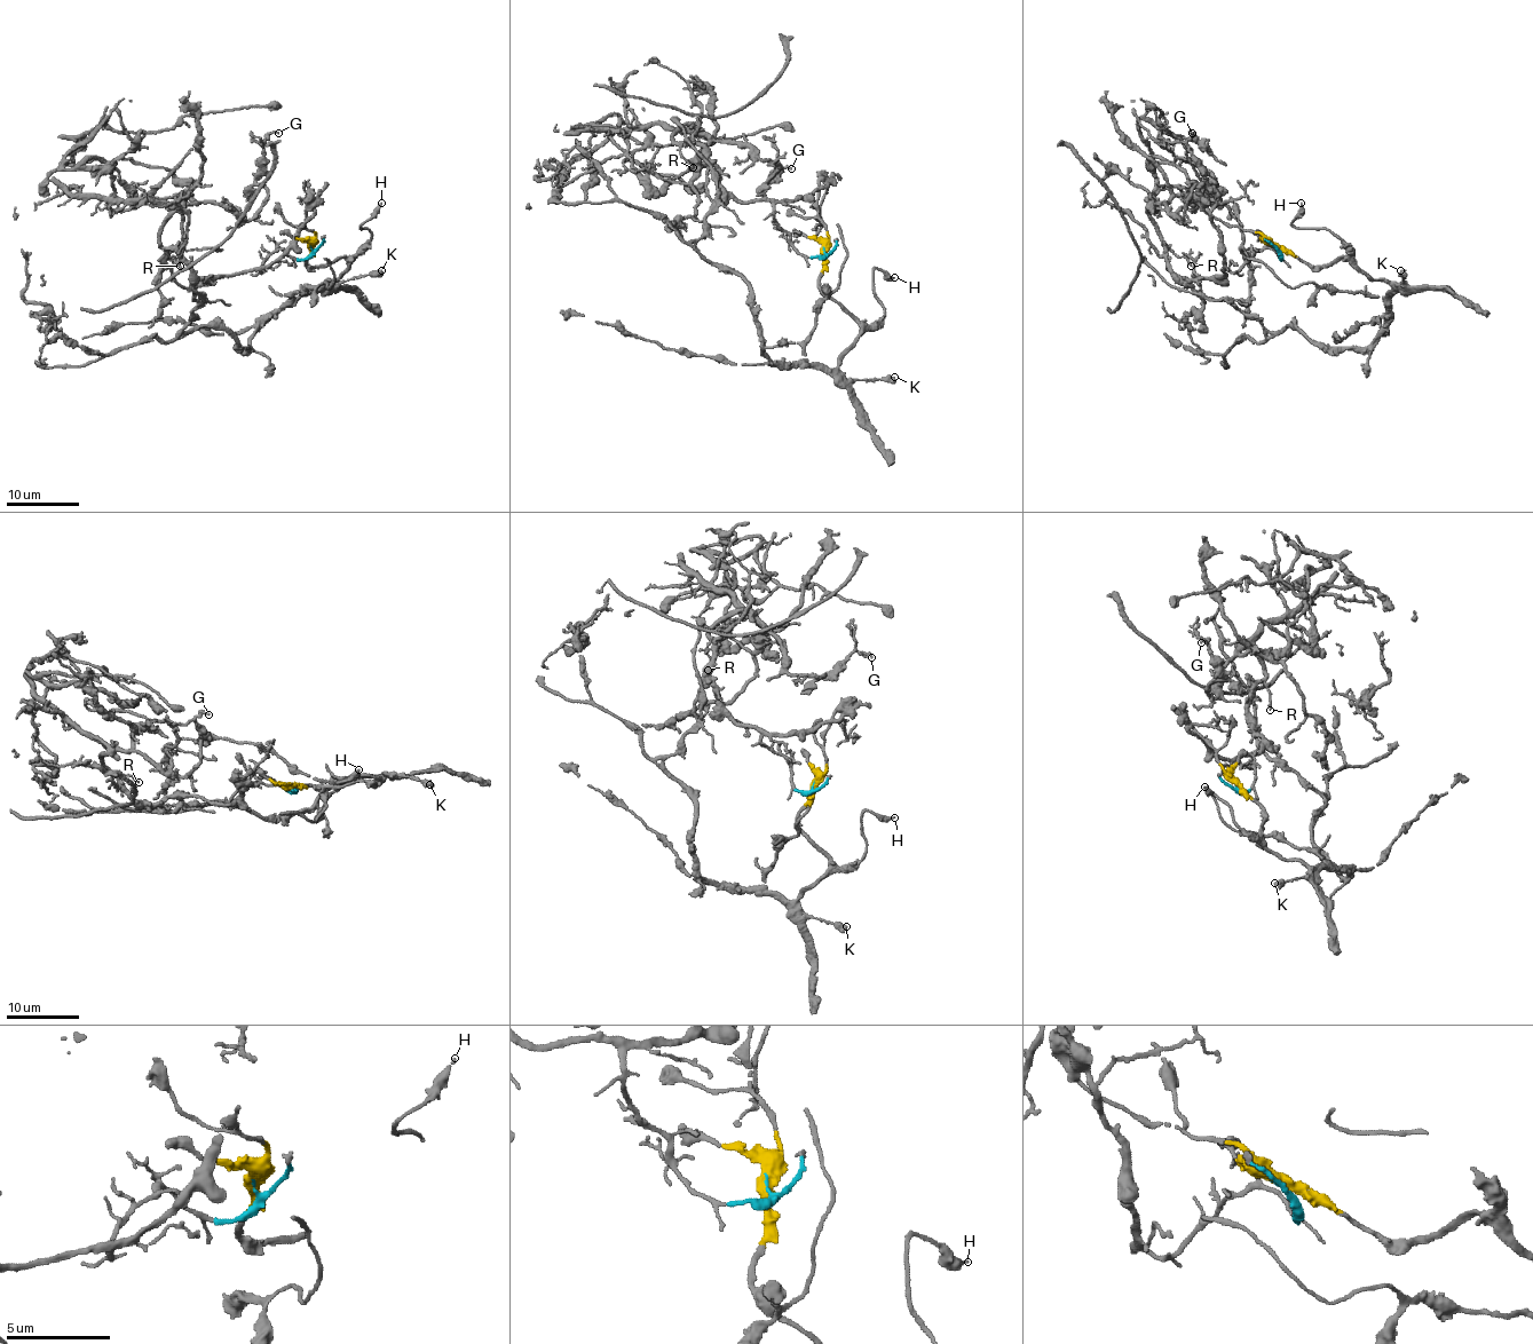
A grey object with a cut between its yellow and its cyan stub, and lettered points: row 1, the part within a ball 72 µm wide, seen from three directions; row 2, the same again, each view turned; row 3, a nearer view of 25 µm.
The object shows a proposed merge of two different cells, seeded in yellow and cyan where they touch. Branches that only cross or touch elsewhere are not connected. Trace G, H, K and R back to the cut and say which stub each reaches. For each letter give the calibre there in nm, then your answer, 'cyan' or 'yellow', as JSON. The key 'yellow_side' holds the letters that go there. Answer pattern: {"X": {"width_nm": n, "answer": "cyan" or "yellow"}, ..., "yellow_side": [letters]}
{"G": {"width_nm": 150, "answer": "cyan"}, "H": {"width_nm": 200, "answer": "yellow"}, "K": {"width_nm": 550, "answer": "yellow"}, "R": {"width_nm": 140, "answer": "cyan"}, "yellow_side": ["H", "K"]}

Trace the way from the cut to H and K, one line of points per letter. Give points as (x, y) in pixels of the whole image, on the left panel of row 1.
H: (310, 246), (307, 261), (310, 267), (353, 258), (371, 239), (371, 232), (360, 227), (381, 203)
K: (310, 246), (310, 267), (326, 267), (341, 258), (347, 261), (347, 268), (336, 279), (325, 282), (381, 270)

